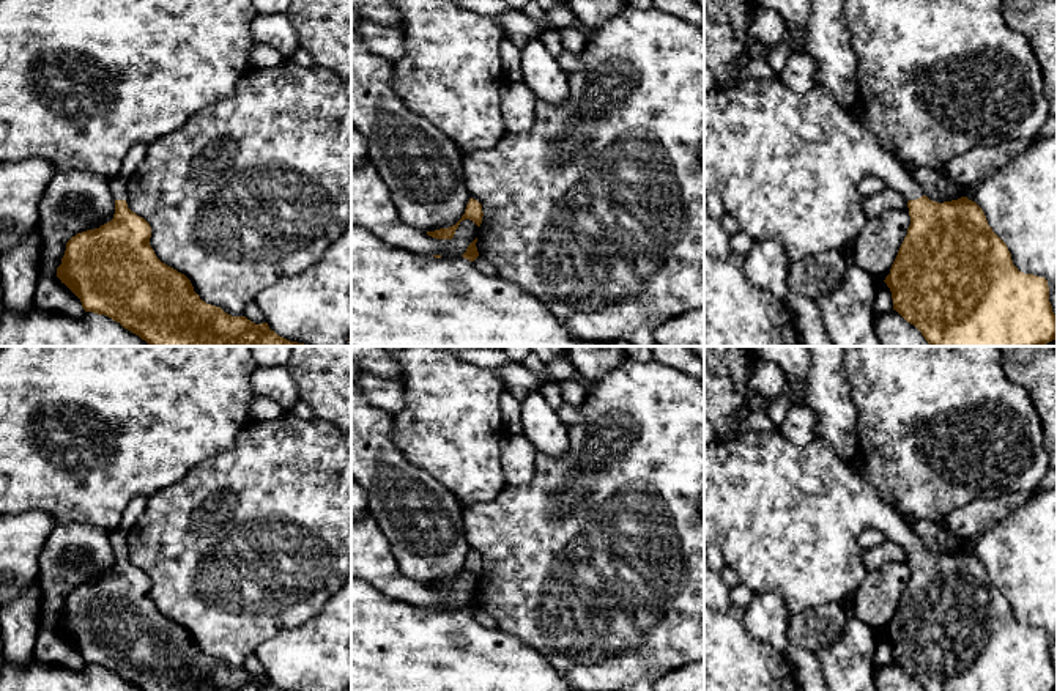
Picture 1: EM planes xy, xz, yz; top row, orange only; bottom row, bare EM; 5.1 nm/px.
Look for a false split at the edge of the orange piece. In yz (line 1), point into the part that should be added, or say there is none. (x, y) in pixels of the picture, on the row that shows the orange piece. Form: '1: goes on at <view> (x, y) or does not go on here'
1: goes on at yz (788, 166)

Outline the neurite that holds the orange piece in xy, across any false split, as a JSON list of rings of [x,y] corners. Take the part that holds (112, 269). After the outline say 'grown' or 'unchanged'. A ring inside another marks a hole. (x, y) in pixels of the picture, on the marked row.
[[[109,178],[110,194],[115,198],[113,219],[99,228],[72,236],[66,242],[61,264],[57,268],[57,277],[80,299],[85,312],[112,318],[150,346],[307,346],[277,335],[269,329],[268,323],[255,324],[246,316],[232,316],[221,307],[202,301],[184,274],[156,257],[150,246],[150,224],[128,208],[126,184],[128,179]]]; grown

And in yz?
[[[778,76],[764,80],[751,79],[736,88],[715,88],[704,91],[704,192],[715,192],[721,197],[725,211],[734,217],[739,230],[748,235],[753,241],[773,241],[784,249],[791,263],[819,255],[827,250],[841,250],[846,242],[851,242],[863,230],[866,216],[862,208],[862,195],[859,184],[868,175],[876,175],[885,184],[904,195],[907,200],[911,225],[907,235],[898,250],[885,283],[892,291],[893,310],[896,310],[907,323],[914,324],[931,346],[1044,346],[1057,338],[1057,316],[1049,302],[1049,286],[1044,277],[1021,272],[1011,260],[1007,244],[988,225],[983,209],[967,197],[937,203],[929,200],[918,183],[909,175],[892,154],[888,154],[868,132],[868,129],[843,109],[824,87],[813,87],[805,93],[789,90]]]; grown

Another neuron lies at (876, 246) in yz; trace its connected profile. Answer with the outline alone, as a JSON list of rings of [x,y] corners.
[[[909,208],[887,209],[877,217],[868,217],[863,230],[854,239],[852,260],[874,280],[884,282],[907,235]]]

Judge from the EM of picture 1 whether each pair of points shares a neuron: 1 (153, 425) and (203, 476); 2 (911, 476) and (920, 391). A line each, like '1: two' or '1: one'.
1: two
2: one

